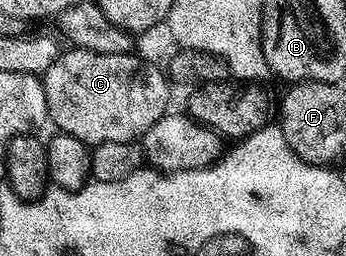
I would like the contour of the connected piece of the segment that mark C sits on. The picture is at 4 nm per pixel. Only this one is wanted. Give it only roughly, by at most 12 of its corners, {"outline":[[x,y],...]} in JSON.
{"outline":[[76,47],[45,69],[45,111],[87,146],[136,142],[171,82],[132,52]]}

